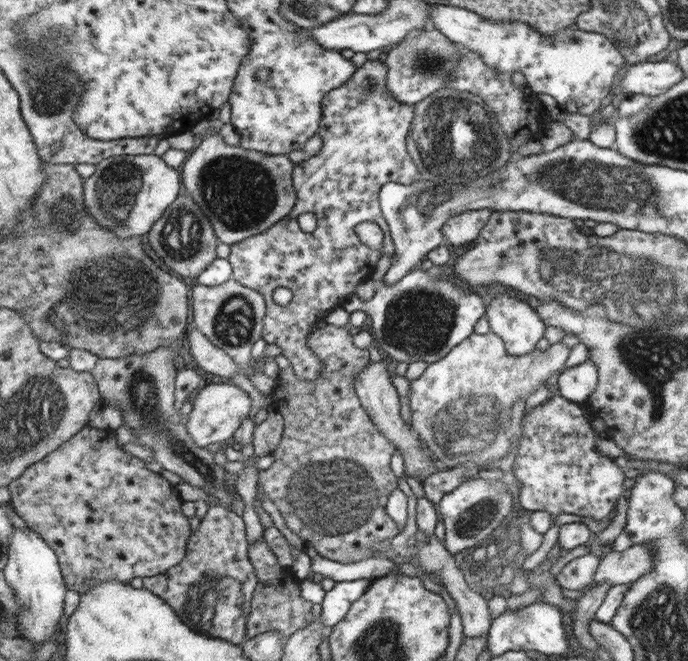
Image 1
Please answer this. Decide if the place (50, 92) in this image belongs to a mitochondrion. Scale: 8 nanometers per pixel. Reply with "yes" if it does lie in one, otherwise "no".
yes

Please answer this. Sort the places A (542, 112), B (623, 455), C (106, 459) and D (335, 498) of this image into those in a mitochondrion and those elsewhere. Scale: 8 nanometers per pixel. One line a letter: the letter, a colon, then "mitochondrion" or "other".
A: other
B: other
C: other
D: mitochondrion

